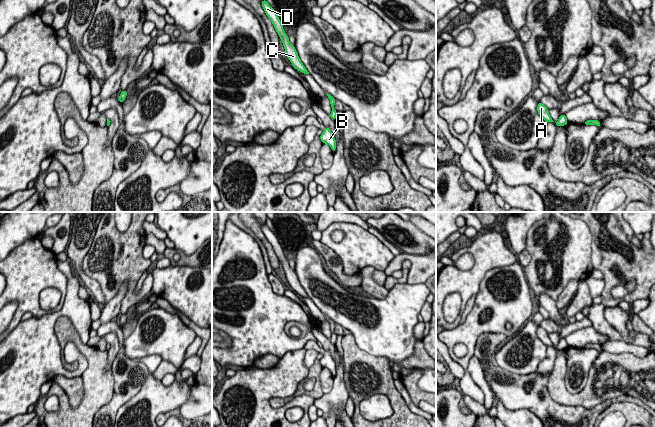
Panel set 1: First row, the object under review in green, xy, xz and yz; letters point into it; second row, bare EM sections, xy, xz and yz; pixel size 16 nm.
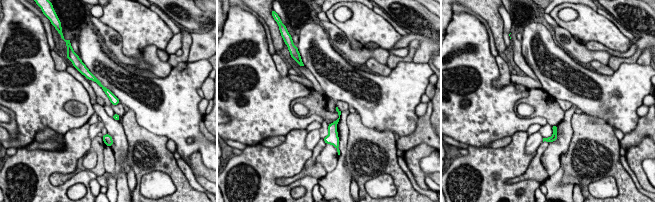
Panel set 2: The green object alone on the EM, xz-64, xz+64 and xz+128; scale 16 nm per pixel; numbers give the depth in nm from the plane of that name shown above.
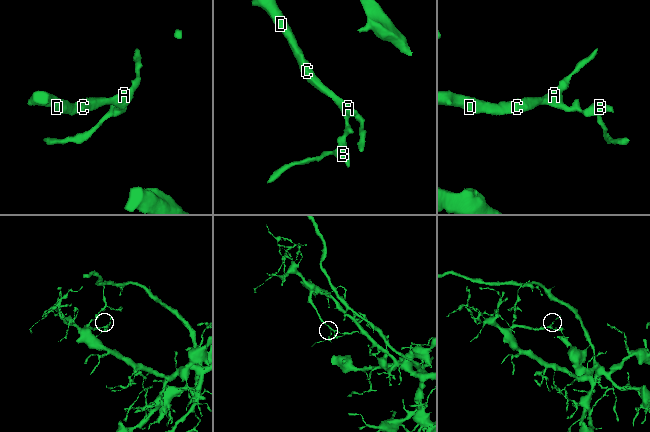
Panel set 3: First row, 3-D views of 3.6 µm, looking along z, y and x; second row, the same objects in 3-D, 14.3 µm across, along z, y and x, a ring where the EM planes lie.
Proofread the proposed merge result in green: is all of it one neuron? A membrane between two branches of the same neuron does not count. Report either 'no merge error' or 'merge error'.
no merge error

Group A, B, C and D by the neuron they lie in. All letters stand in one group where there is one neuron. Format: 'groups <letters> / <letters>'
groups A B C D

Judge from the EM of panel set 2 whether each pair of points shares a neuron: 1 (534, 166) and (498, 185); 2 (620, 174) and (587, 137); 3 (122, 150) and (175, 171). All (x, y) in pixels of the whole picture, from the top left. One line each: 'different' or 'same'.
1: different
2: same
3: different

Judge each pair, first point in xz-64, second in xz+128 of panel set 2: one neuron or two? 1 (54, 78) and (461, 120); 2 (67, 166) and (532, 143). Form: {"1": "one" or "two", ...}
{"1": "one", "2": "two"}

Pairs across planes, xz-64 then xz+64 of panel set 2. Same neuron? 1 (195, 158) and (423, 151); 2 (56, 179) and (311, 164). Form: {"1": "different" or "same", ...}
{"1": "same", "2": "same"}

